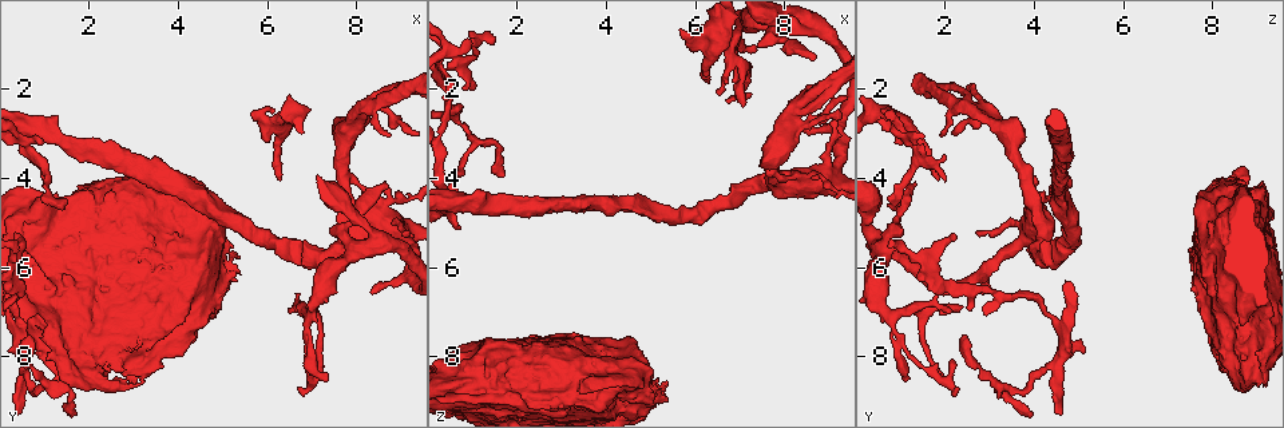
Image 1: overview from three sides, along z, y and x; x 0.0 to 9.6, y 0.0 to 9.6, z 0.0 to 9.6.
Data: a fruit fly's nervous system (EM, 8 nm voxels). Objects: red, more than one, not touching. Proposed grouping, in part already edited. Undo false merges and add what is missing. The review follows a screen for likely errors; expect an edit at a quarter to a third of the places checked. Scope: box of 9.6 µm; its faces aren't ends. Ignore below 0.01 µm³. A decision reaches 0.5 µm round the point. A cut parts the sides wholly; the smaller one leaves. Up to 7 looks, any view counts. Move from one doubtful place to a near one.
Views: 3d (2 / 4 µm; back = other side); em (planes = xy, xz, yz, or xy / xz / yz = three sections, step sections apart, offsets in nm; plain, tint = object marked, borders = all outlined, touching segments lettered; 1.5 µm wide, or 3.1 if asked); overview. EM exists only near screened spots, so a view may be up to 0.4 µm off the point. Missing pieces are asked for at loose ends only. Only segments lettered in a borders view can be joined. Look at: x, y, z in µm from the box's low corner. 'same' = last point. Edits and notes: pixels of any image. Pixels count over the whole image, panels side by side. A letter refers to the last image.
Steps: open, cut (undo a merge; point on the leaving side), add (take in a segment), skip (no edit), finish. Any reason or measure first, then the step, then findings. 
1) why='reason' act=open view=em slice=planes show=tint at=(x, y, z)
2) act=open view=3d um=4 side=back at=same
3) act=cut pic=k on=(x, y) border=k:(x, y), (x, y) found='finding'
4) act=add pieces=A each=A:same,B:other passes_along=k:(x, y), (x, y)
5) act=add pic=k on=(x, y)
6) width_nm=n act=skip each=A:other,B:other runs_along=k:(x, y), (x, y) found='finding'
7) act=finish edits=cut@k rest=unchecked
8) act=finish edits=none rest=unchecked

why='thin neck' act=open view=3d um=2 at=(6.90, 7.00, 0.80)

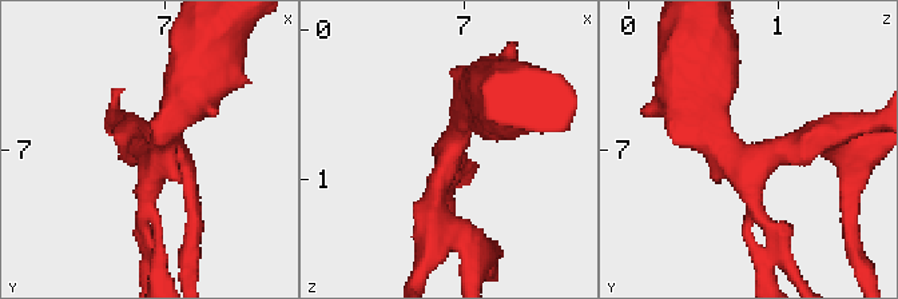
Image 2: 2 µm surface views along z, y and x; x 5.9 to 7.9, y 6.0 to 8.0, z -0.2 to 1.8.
arms=4 why='shape alone is not enough' act=open view=em slice=xy step=4 show=tint at=(6.92, 7.06, 0.74)

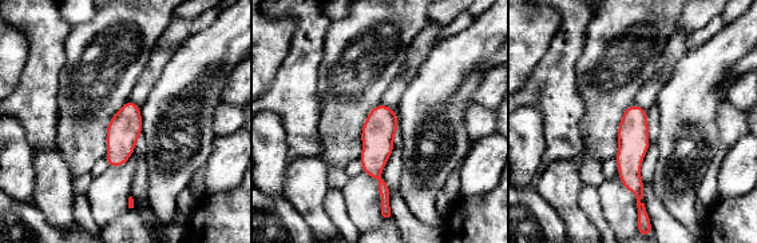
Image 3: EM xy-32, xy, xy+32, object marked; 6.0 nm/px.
why='what lies round it' act=open view=em slice=xy step=4 show=borders at=same

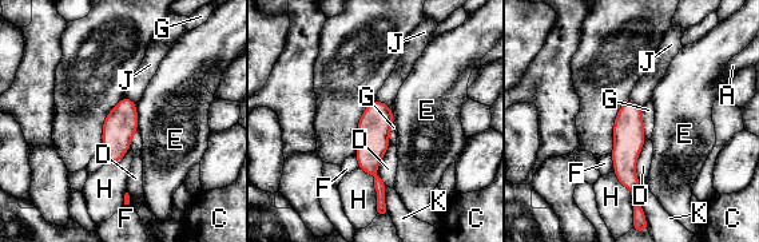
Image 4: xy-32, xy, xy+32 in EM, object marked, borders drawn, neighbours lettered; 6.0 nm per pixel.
act=skip each=A:other,C:other,D:other,E:other,F:other,G:other,H:other,J:other,K:other runs_along=4:(374, 104), (372, 174), (380, 198) found='continuous, no second cell'

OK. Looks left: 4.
why='thin end' act=open view=em slice=planes show=borders at=(8.75, 3.00, 1.85)

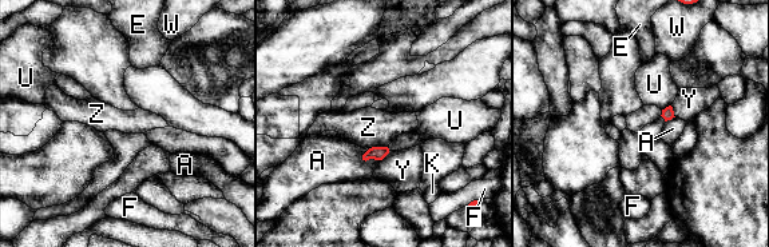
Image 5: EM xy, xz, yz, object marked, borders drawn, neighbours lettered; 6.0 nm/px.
act=skip each=A:other,E:other,F:other,K:other,U:other,W:other,Y:other,Z:other border=5:(376, 146), (369, 148) found='no lettered segment goes on from it'

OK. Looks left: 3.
why='an open end' act=open view=em slice=planes show=borders at=(0.70, 7.90, 5.15)

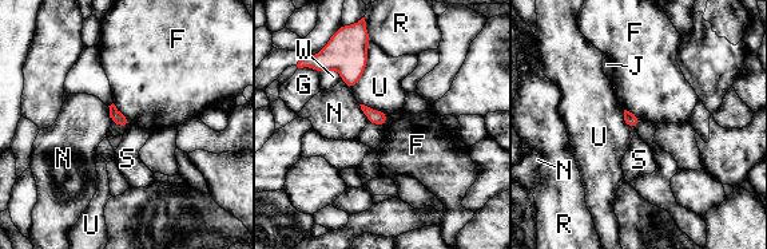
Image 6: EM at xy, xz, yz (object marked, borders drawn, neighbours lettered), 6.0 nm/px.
act=skip each=F:other,G:other,J:other,N:other,R:other,S:other,U:other,W:other border=6:(112, 102), (131, 123) found='no lettered segment goes on from it'

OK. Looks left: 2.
act=finish edits=none rest=unchecked

